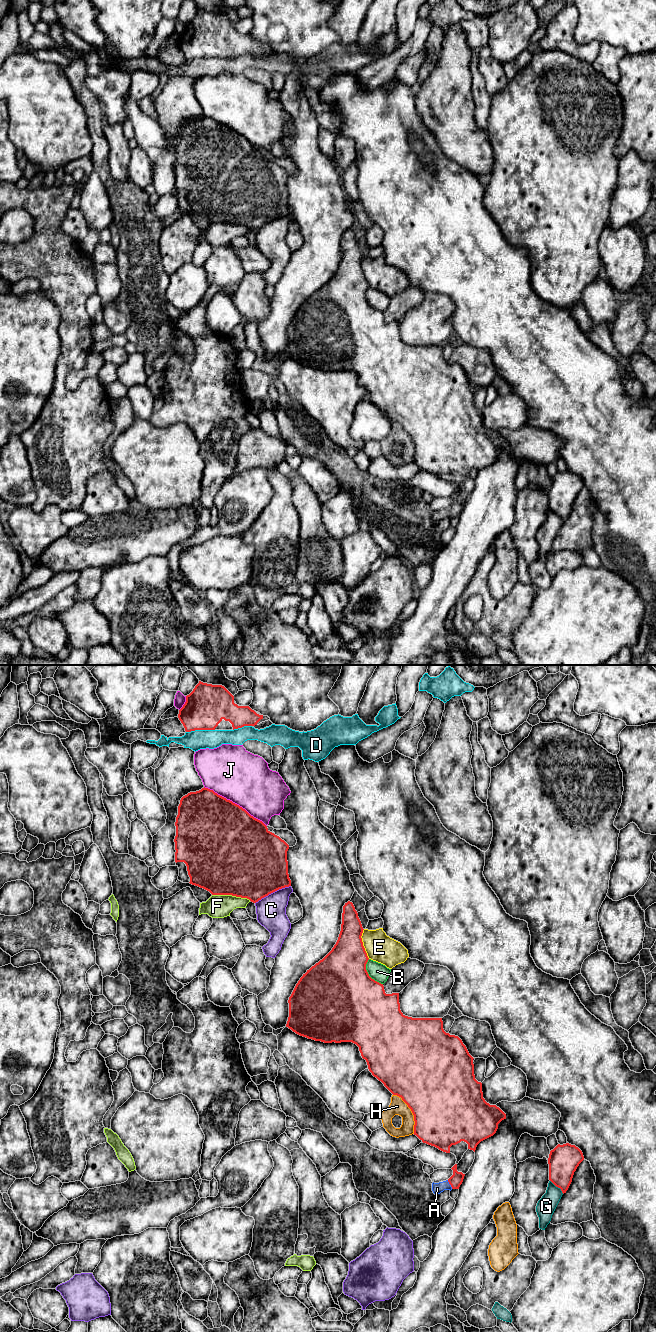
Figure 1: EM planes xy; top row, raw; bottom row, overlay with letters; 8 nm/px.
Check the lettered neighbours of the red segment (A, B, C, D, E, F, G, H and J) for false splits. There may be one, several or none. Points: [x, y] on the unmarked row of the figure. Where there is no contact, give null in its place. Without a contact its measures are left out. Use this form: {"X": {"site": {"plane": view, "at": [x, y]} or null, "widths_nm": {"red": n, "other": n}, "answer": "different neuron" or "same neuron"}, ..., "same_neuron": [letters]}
{"A": {"site": {"plane": "xy", "at": [449, 511]}, "widths_nm": {"red": 100, "other": 90}, "answer": "same neuron"}, "B": {"site": {"plane": "xy", "at": [368, 302]}, "widths_nm": {"red": 500, "other": 140}, "answer": "different neuron"}, "C": {"site": {"plane": "xy", "at": [272, 220]}, "widths_nm": {"red": 500, "other": 240}, "answer": "different neuron"}, "D": {"site": {"plane": "xy", "at": [200, 57]}, "widths_nm": {"red": 340, "other": 160}, "answer": "different neuron"}, "E": {"site": {"plane": "xy", "at": [362, 272]}, "widths_nm": {"red": 360, "other": 220}, "answer": "different neuron"}, "F": {"site": {"plane": "xy", "at": [231, 222]}, "widths_nm": {"red": 500, "other": 190}, "answer": "different neuron"}, "G": {"site": {"plane": "xy", "at": [557, 514]}, "widths_nm": {"red": 240, "other": 150}, "answer": "different neuron"}, "H": {"site": {"plane": "xy", "at": [412, 440]}, "widths_nm": {"red": 500, "other": 130}, "answer": "different neuron"}, "J": {"site": {"plane": "xy", "at": [234, 131]}, "widths_nm": {"red": 500, "other": 420}, "answer": "different neuron"}, "same_neuron": ["A"]}

